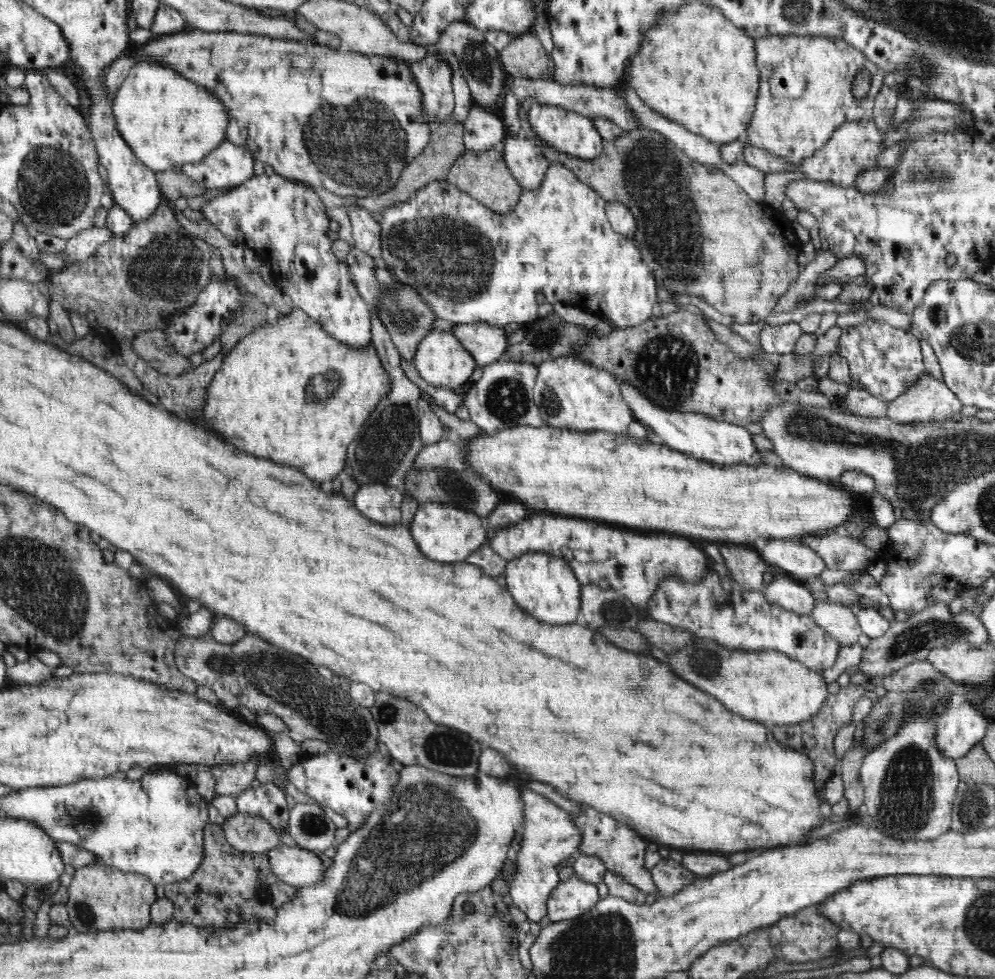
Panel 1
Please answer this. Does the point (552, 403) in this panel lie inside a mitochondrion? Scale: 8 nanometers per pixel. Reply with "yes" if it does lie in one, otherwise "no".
yes

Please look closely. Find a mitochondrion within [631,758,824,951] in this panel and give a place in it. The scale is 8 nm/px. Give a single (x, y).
(795, 933)

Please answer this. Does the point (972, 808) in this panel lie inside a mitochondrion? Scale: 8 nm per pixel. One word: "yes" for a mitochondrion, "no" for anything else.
yes

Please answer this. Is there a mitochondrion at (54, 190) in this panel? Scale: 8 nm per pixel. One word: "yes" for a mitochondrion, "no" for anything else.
yes

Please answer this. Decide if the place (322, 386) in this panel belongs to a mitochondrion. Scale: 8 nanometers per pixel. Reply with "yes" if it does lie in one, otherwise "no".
yes

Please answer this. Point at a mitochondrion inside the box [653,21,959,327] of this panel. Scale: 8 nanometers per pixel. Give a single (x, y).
(926, 167)

